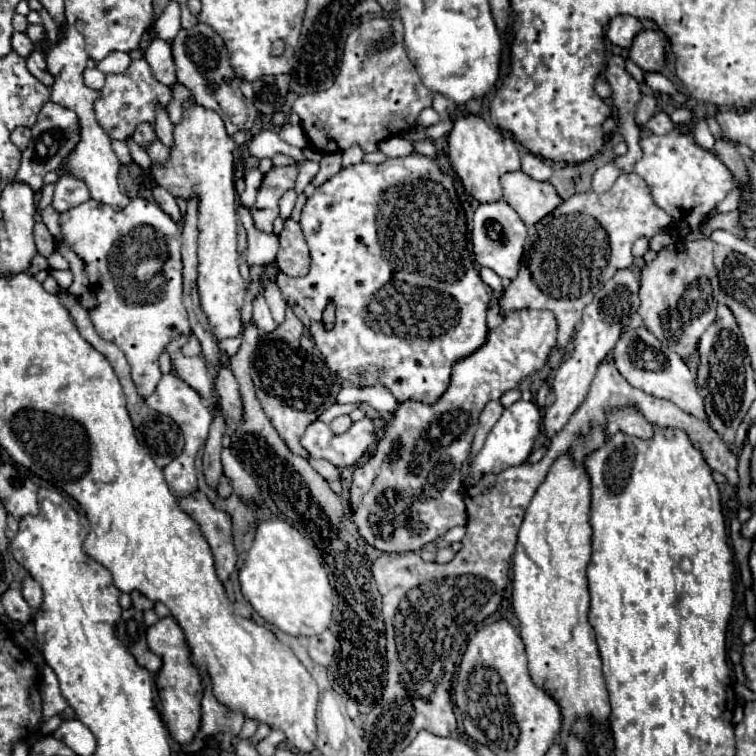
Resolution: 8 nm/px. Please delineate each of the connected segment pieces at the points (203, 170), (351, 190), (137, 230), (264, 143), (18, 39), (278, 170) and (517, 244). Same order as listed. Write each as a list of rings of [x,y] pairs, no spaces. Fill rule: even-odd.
[[[192,97],[184,103],[182,121],[174,125],[174,143],[166,163],[152,163],[152,177],[156,185],[170,191],[174,197],[198,199],[198,293],[202,309],[212,325],[216,339],[236,337],[242,329],[240,309],[248,281],[238,271],[236,251],[236,189],[234,189],[234,141],[228,137],[222,117],[198,105]]]
[[[412,153],[406,157],[398,157],[398,159],[386,159],[382,165],[358,163],[358,165],[342,169],[332,179],[328,179],[324,185],[316,187],[314,195],[306,201],[306,205],[302,209],[302,219],[300,219],[306,243],[310,247],[310,257],[312,257],[310,273],[306,277],[284,277],[282,273],[278,273],[276,283],[278,283],[282,297],[288,303],[302,305],[306,309],[306,313],[312,321],[310,333],[314,337],[314,343],[316,343],[318,351],[324,355],[326,365],[338,377],[352,381],[358,387],[382,383],[394,393],[394,397],[398,401],[412,399],[412,401],[420,401],[420,403],[430,405],[430,403],[436,403],[444,395],[444,391],[448,389],[452,365],[456,361],[472,355],[476,349],[480,349],[484,345],[486,335],[488,335],[486,311],[488,311],[488,303],[490,303],[490,293],[488,293],[486,283],[480,279],[480,273],[476,271],[472,259],[470,259],[466,217],[460,213],[462,213],[462,205],[460,205],[460,199],[456,195],[452,179],[446,177],[432,159],[428,159],[420,153]],[[330,301],[336,305],[336,325],[332,331],[326,331],[322,327],[322,311]]]
[[[136,197],[122,211],[114,211],[110,205],[98,203],[94,199],[62,213],[60,217],[64,241],[76,251],[76,255],[86,263],[86,271],[92,287],[104,293],[94,295],[98,305],[90,313],[90,321],[96,333],[114,345],[118,345],[132,369],[132,381],[140,397],[154,393],[162,373],[158,369],[158,359],[166,345],[180,335],[190,333],[190,321],[186,307],[182,303],[182,259],[180,259],[180,227],[152,201]]]
[[[262,131],[260,135],[256,135],[250,145],[248,145],[248,155],[262,159],[262,157],[274,157],[276,153],[284,153],[288,157],[292,157],[296,163],[304,163],[306,157],[298,147],[292,147],[288,143],[284,143],[276,131]]]
[[[14,33],[14,37],[12,37],[12,47],[14,47],[14,51],[20,55],[20,57],[28,57],[32,51],[34,51],[34,43],[28,39],[28,35],[24,35],[24,33]]]
[[[296,165],[272,167],[264,175],[260,191],[258,191],[258,199],[250,209],[254,225],[260,231],[266,231],[266,233],[272,231],[274,219],[278,217],[278,201],[288,189],[294,189],[296,177],[298,177],[298,167]]]
[[[504,201],[484,203],[476,209],[472,221],[472,245],[474,257],[480,267],[488,267],[496,271],[502,279],[512,281],[518,275],[520,259],[524,255],[524,241],[526,241],[526,225],[518,217],[518,213]]]

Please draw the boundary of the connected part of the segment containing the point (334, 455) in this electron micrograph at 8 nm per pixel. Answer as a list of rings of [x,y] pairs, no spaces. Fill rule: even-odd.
[[[370,417],[354,421],[342,435],[330,431],[324,421],[314,421],[302,435],[302,447],[312,455],[334,463],[336,467],[354,467],[362,455],[376,445],[376,427]]]

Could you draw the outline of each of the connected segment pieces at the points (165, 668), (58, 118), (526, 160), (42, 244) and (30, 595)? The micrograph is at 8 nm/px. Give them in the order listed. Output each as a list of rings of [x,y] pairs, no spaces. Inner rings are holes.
[[[172,617],[160,619],[148,629],[148,647],[162,659],[162,667],[156,675],[158,697],[162,703],[162,721],[166,723],[172,739],[180,745],[190,743],[200,729],[200,701],[202,701],[202,673],[190,661],[190,647],[180,625]]]
[[[52,101],[44,103],[32,127],[32,141],[24,151],[22,167],[19,168],[15,180],[26,183],[34,191],[40,191],[40,187],[44,185],[44,175],[48,171],[56,171],[62,165],[62,161],[72,153],[72,149],[78,145],[78,141],[80,141],[78,115],[72,109],[66,109],[58,103],[52,103]]]
[[[532,153],[522,155],[522,171],[536,181],[548,181],[552,175],[552,165]]]
[[[42,221],[34,225],[34,239],[36,239],[36,247],[38,247],[38,253],[40,253],[40,255],[50,257],[50,255],[56,251],[54,239],[52,239],[50,231],[46,229],[46,225],[44,225]]]
[[[26,575],[26,577],[22,579],[20,593],[22,593],[22,597],[28,601],[28,605],[32,607],[32,611],[38,611],[38,609],[40,609],[40,603],[42,603],[42,589],[40,589],[40,585],[38,585],[30,575]]]

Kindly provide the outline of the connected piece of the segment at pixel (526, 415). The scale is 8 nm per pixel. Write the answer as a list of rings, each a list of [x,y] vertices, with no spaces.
[[[516,401],[514,405],[506,407],[498,423],[488,433],[484,447],[472,457],[472,463],[470,463],[472,477],[478,479],[486,473],[502,473],[512,465],[522,465],[532,453],[532,447],[540,435],[540,421],[542,421],[540,407],[532,401]]]

